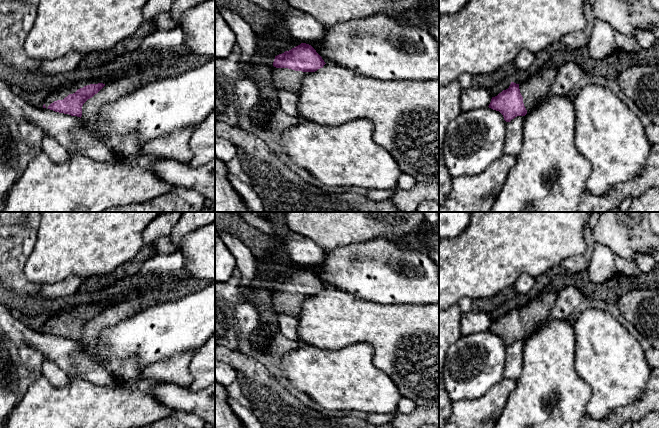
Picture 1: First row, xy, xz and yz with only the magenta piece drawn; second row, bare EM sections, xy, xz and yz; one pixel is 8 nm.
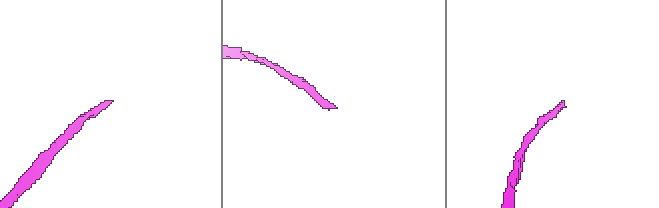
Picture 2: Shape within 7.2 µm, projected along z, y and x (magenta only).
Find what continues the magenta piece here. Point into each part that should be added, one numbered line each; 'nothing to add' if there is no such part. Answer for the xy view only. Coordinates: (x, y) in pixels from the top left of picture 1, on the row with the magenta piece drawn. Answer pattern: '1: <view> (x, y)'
1: xy (68, 89)

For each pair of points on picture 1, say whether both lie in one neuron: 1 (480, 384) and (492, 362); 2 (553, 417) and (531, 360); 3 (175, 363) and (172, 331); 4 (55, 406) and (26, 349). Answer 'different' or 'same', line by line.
1: same
2: same
3: different
4: different

